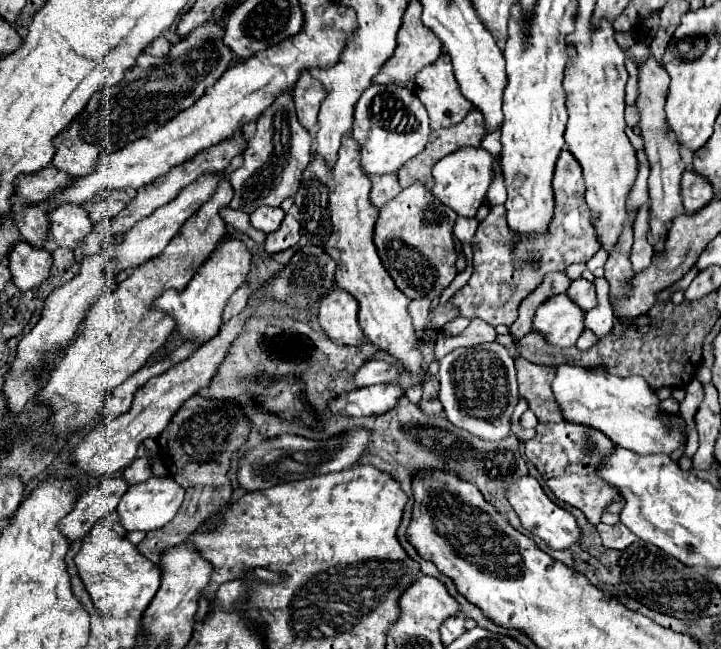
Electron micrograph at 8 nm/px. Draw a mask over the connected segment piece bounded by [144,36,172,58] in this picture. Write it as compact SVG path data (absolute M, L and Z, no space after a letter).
M160 36L160 38L156 38L156 42L152 42L152 46L148 46L148 50L144 50L144 52L152 54L152 56L166 58L166 56L170 54L170 46L172 46L172 44L170 44L164 36Z

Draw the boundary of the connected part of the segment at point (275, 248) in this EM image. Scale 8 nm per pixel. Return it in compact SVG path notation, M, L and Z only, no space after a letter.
M286 214L280 228L266 234L264 250L268 254L276 254L276 252L282 252L282 250L286 250L290 246L296 246L298 240L300 240L300 224L292 214Z

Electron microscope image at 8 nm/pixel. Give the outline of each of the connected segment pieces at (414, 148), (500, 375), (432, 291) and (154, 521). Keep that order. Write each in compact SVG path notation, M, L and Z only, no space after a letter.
M372 84L364 90L356 104L354 140L360 146L360 166L366 174L392 174L398 172L410 158L420 154L428 142L430 126L426 108L416 94L408 88L388 84Z
M498 342L456 348L440 360L440 402L448 420L486 442L504 440L512 430L512 414L518 404L518 380L514 356Z
M412 184L404 188L396 198L392 198L382 206L378 222L374 226L374 244L378 248L382 266L388 270L398 290L410 300L426 298L432 302L456 278L456 242L452 236L456 218L458 216L452 210L448 210L448 206L444 206L438 198L434 198L432 192L428 192L422 184Z
M150 478L148 482L134 484L120 498L120 504L118 504L120 524L128 532L132 532L132 530L150 532L150 530L162 528L174 518L174 514L178 512L182 500L184 500L184 488L180 484L176 484L176 482L172 482L172 478Z

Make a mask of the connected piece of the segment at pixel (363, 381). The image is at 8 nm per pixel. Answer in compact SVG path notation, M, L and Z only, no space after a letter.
M370 360L366 364L362 364L354 374L352 374L352 382L358 388L364 386L372 386L372 384L386 384L386 382L394 382L398 376L398 370L394 364L384 362L384 360Z

